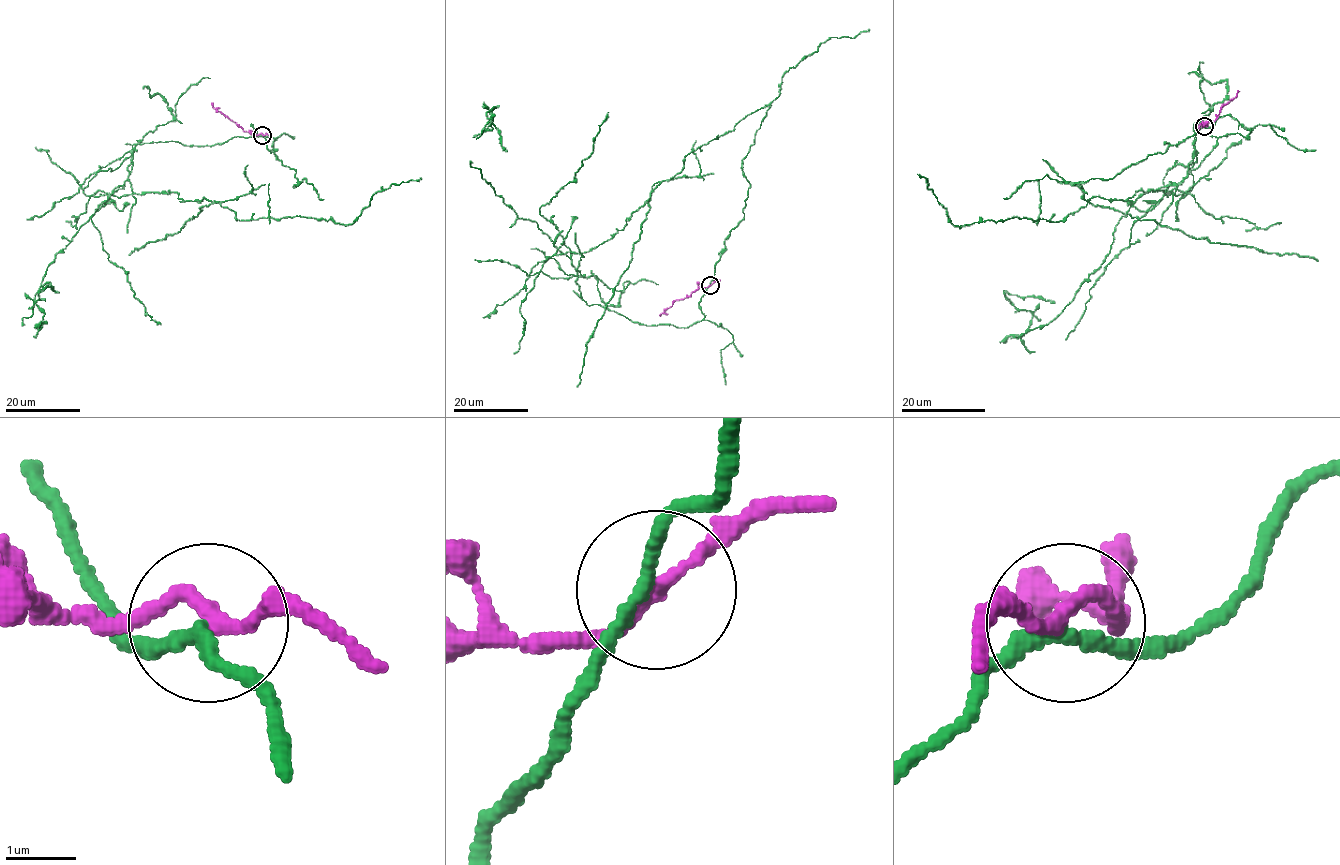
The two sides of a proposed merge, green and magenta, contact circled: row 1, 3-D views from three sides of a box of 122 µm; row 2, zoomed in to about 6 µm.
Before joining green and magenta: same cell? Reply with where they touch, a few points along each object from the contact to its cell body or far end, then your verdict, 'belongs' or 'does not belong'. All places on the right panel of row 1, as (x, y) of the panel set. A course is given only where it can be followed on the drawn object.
(1204, 126) | green via (1203, 126), (1231, 115), (1252, 131), (1218, 138), (1168, 196), (1093, 196), (1058, 222), (955, 226), (917, 174) | magenta via (1203, 126), (1216, 118), (1220, 108), (1238, 90) | does not belong

